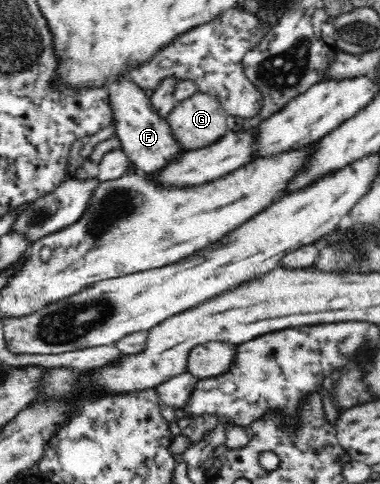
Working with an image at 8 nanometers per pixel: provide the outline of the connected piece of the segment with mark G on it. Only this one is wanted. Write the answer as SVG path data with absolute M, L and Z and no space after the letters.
M197 92L195 95L180 101L168 116L170 131L180 143L183 150L194 150L207 147L216 142L223 134L228 132L227 113L223 111L219 100Z

